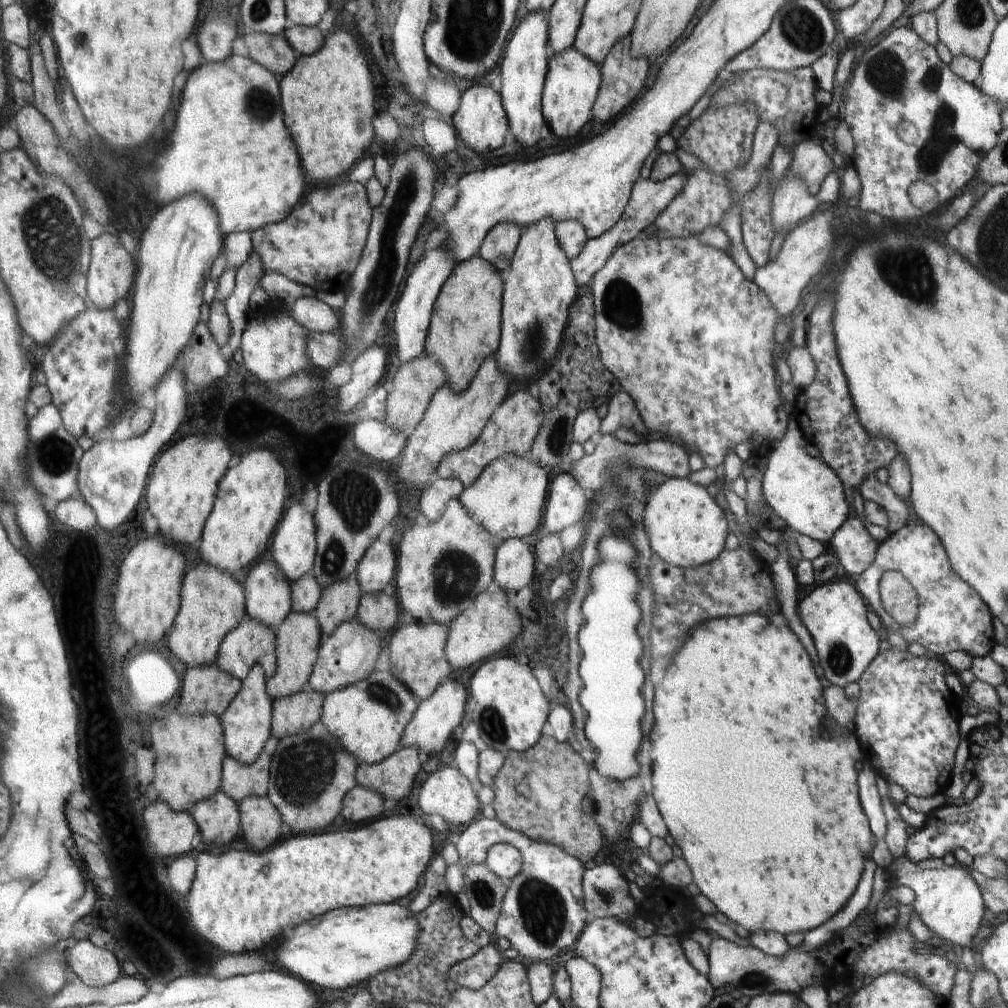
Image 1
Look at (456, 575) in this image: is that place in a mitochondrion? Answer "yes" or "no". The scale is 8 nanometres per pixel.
yes

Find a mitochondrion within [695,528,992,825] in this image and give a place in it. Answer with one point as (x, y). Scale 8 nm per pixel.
(839, 659)

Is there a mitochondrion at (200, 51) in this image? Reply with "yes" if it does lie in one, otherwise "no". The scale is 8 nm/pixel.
no

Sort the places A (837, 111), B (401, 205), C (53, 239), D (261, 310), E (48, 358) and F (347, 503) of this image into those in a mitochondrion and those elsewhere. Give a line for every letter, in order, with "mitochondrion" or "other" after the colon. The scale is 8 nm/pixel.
A: other
B: mitochondrion
C: mitochondrion
D: other
E: other
F: mitochondrion

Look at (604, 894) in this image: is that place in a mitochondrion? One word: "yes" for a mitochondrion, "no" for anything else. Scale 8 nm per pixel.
yes

